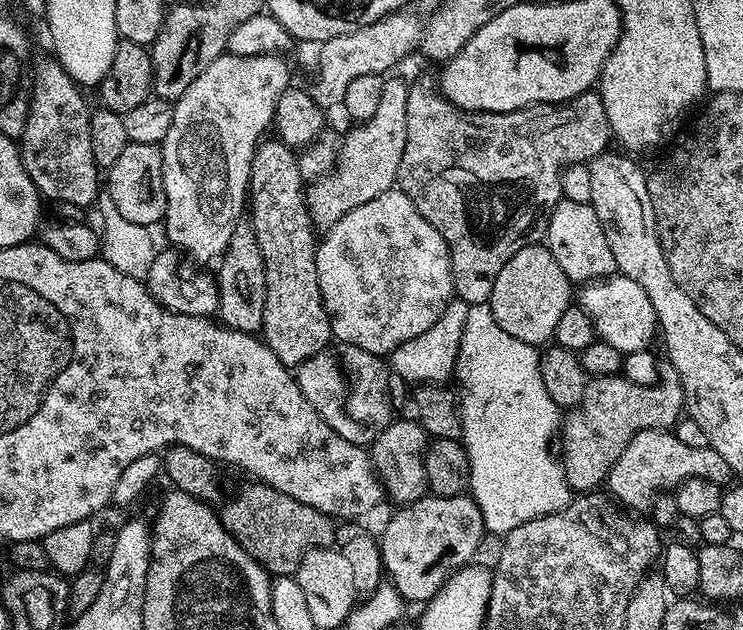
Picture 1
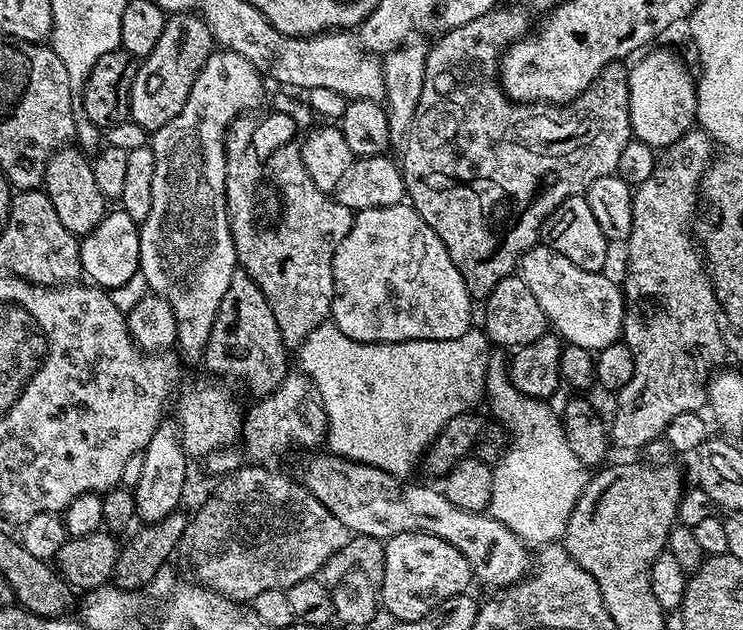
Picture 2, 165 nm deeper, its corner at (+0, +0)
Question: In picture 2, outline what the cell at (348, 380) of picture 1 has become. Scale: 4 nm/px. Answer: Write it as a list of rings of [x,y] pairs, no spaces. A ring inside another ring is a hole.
[[[299,370],[289,371],[283,382],[269,396],[257,399],[255,403],[252,413],[249,416],[247,413],[243,417],[242,443],[239,447],[217,448],[206,458],[206,464],[215,475],[214,477],[221,478],[238,470],[245,461],[268,462],[271,456],[278,455],[280,452],[280,428],[288,436],[308,436],[311,432],[323,433],[328,427],[328,419],[320,404],[320,396],[313,388],[311,380]]]

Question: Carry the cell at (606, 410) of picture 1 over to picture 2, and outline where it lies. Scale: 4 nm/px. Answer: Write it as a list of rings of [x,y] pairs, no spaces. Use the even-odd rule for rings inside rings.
[[[693,130],[687,132],[678,142],[674,142],[669,148],[663,149],[655,157],[653,172],[645,181],[635,185],[632,194],[632,225],[630,234],[626,241],[628,247],[628,273],[622,279],[622,291],[626,301],[624,309],[624,331],[622,333],[623,343],[630,346],[630,350],[636,356],[634,358],[634,378],[623,388],[621,392],[615,393],[616,417],[610,420],[610,440],[613,445],[620,448],[644,448],[651,440],[659,441],[663,437],[666,426],[670,426],[670,421],[677,414],[687,412],[700,412],[708,402],[708,382],[714,370],[721,367],[720,364],[726,360],[726,345],[724,342],[725,329],[722,327],[722,313],[720,303],[716,297],[716,289],[712,287],[712,277],[708,275],[706,261],[698,247],[697,237],[694,235],[694,217],[698,212],[698,193],[700,192],[700,181],[704,178],[704,172],[714,159],[714,141],[707,132],[703,130]]]

